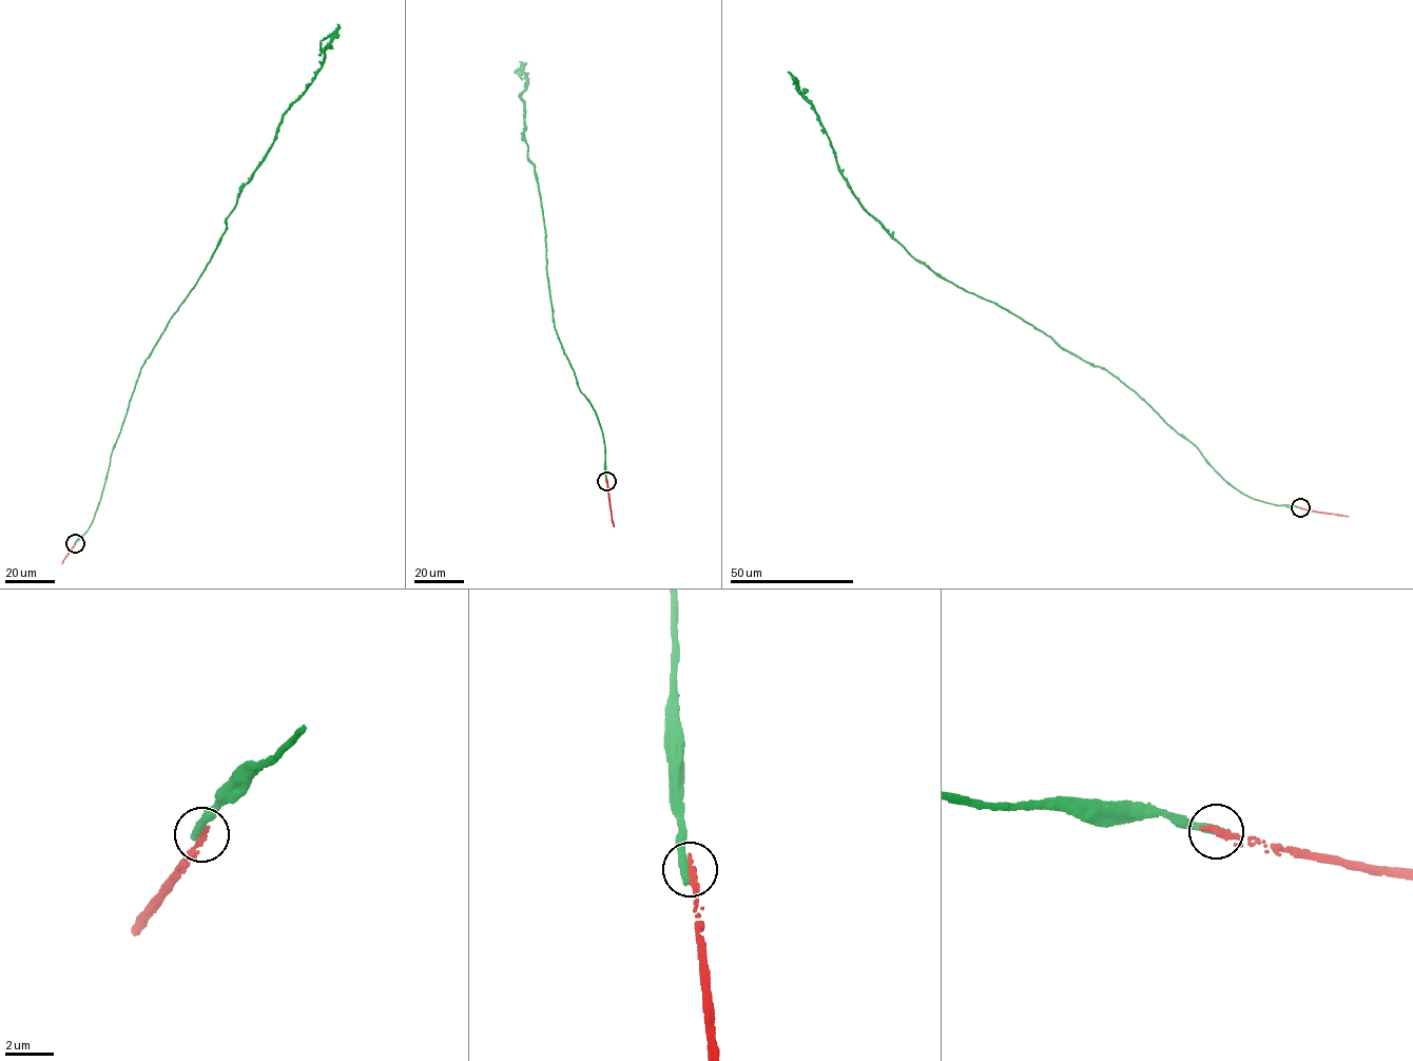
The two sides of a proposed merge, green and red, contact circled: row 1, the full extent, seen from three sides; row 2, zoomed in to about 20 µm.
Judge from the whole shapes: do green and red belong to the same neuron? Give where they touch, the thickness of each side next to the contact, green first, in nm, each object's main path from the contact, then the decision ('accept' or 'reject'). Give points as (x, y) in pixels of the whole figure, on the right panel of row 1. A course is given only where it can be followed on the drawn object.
at (1300, 507); 340 nm thick on the green side, 190 nm on the other; green runs (1300, 507), (1242, 494), (1110, 373), (912, 258), (860, 205), (815, 111), (788, 72); red runs (1300, 507), (1349, 516); reject

